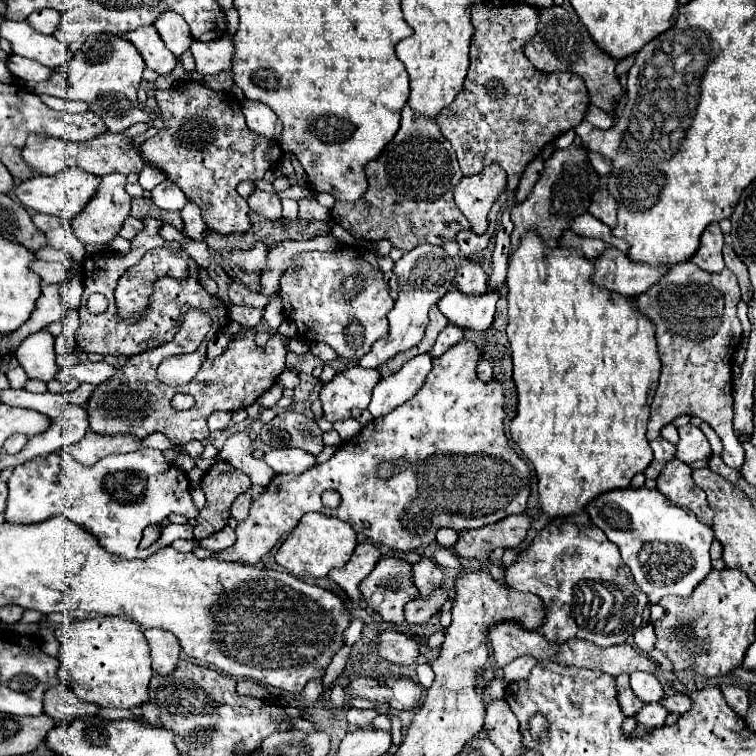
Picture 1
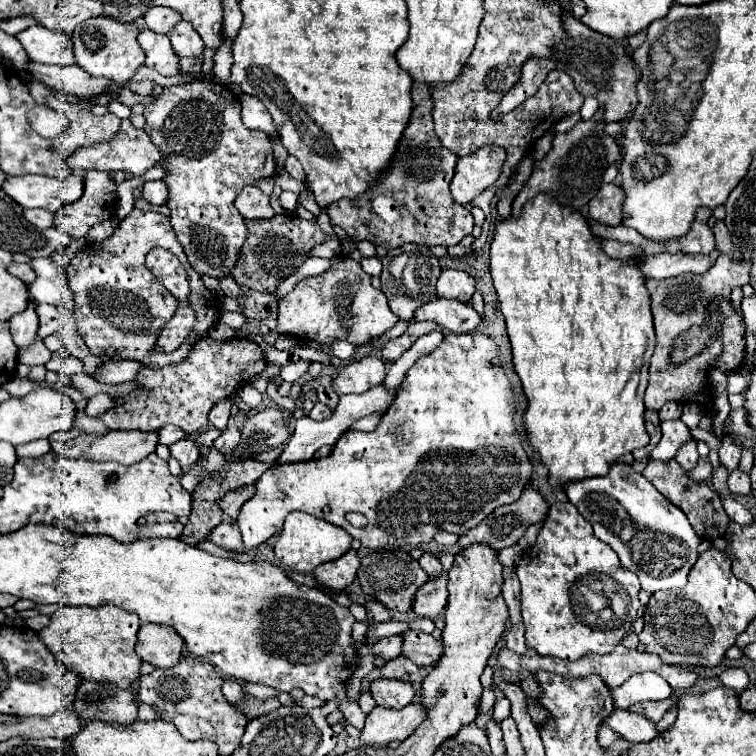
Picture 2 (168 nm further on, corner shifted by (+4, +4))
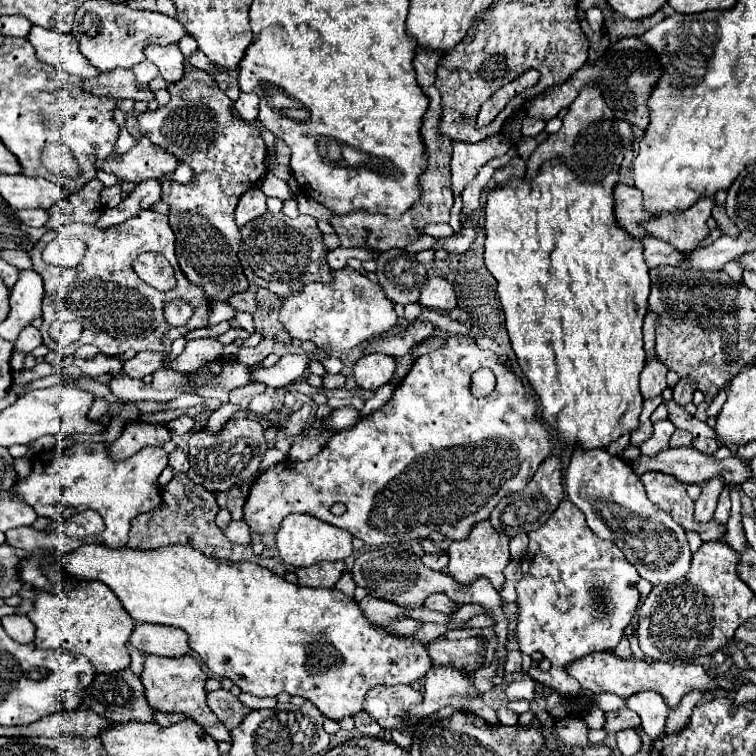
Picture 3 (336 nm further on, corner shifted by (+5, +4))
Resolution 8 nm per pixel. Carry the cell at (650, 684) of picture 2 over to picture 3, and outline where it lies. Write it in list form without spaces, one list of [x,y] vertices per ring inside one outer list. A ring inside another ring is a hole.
[[[645,690],[637,692],[629,698],[625,698],[625,706],[639,714],[641,726],[647,736],[653,740],[661,738],[665,734],[665,720],[667,720],[667,706],[659,692]]]

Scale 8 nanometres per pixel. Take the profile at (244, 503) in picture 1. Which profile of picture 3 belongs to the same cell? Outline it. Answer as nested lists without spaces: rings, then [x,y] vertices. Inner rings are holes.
[[[249,484],[233,486],[231,490],[217,494],[217,504],[219,508],[229,510],[233,520],[243,520],[243,504],[247,500],[247,494],[249,494]]]

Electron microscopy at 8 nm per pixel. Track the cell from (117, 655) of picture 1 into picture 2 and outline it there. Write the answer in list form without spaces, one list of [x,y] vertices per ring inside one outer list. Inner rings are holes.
[[[102,604],[96,608],[62,606],[52,614],[50,624],[42,628],[38,636],[52,652],[58,652],[60,662],[76,670],[84,680],[114,682],[120,688],[128,688],[138,678],[142,662],[134,652],[138,628],[138,616],[114,604]]]

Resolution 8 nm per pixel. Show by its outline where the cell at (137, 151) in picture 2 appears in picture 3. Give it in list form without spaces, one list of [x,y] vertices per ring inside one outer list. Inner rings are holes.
[[[141,136],[129,152],[125,152],[119,158],[97,160],[95,168],[111,172],[127,182],[139,184],[149,178],[155,178],[155,180],[165,178],[169,172],[177,168],[177,164],[179,160],[173,154],[155,146],[147,136]]]

